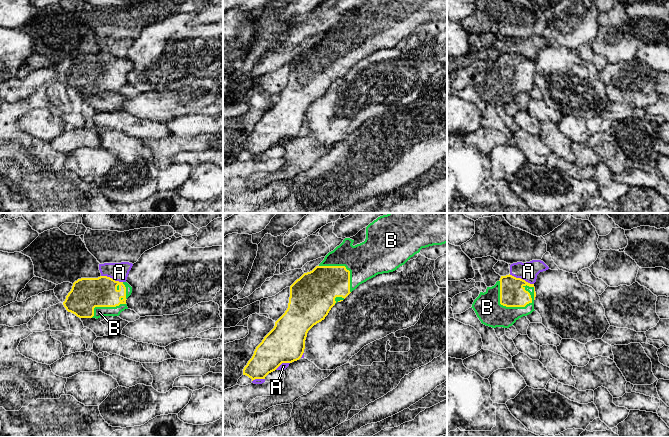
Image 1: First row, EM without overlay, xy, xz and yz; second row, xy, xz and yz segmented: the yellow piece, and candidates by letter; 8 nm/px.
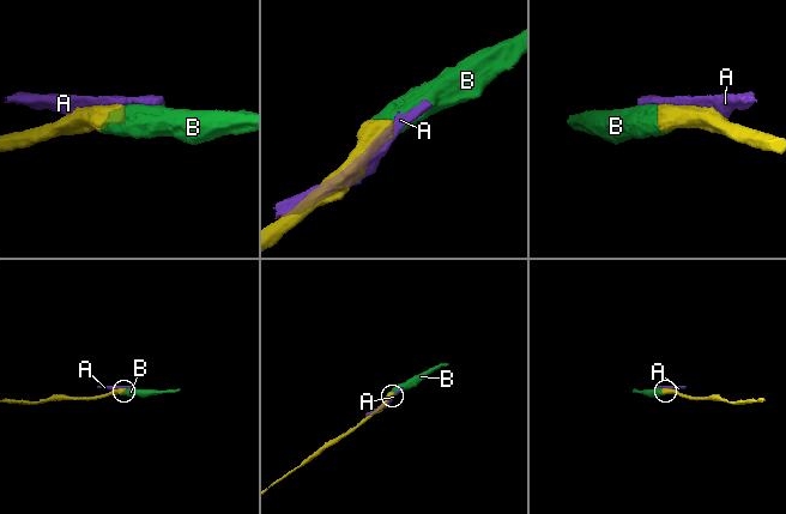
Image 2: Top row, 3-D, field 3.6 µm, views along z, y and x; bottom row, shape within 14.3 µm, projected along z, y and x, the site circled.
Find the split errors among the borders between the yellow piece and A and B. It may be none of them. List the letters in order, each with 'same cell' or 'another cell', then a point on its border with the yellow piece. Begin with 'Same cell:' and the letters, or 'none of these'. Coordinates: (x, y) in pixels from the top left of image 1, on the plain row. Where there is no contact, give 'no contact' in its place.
Same cell: B
A: another cell; meets yellow in yz at (520, 54)
B: same cell; meets yellow in yz at (506, 82)

